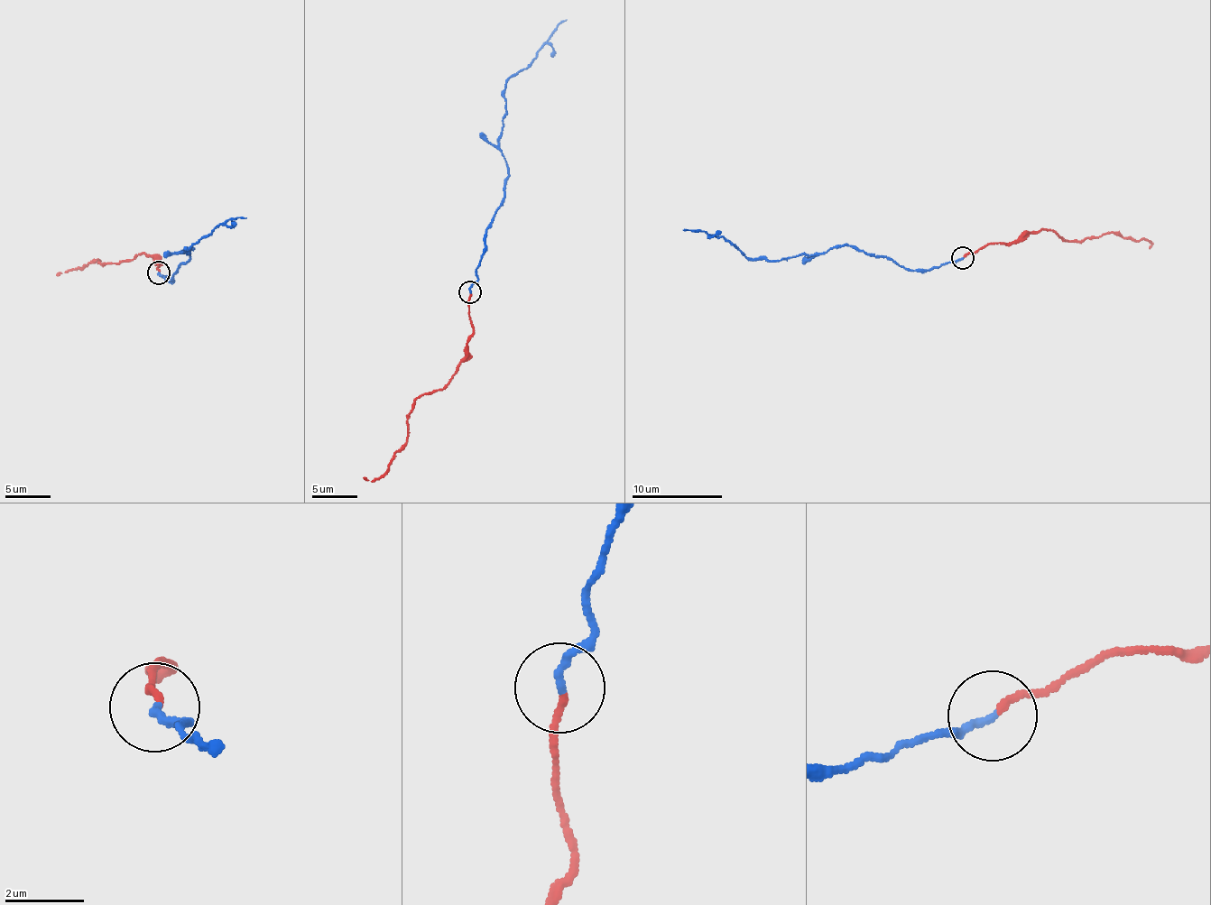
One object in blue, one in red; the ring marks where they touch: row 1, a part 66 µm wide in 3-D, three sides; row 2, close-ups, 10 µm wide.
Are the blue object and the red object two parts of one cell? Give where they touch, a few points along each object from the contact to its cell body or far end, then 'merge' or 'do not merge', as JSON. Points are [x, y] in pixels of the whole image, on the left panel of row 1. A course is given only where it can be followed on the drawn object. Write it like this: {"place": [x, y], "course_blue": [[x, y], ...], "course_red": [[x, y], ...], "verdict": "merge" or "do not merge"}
{"place": [158, 272], "course_blue": [[158, 272], [172, 281], [192, 248], [183, 252], [189, 253], [188, 247], [229, 219], [247, 217]], "course_red": [[160, 272], [161, 263], [157, 264], [144, 253], [131, 261], [104, 265], [97, 259], [57, 275]], "verdict": "merge"}

